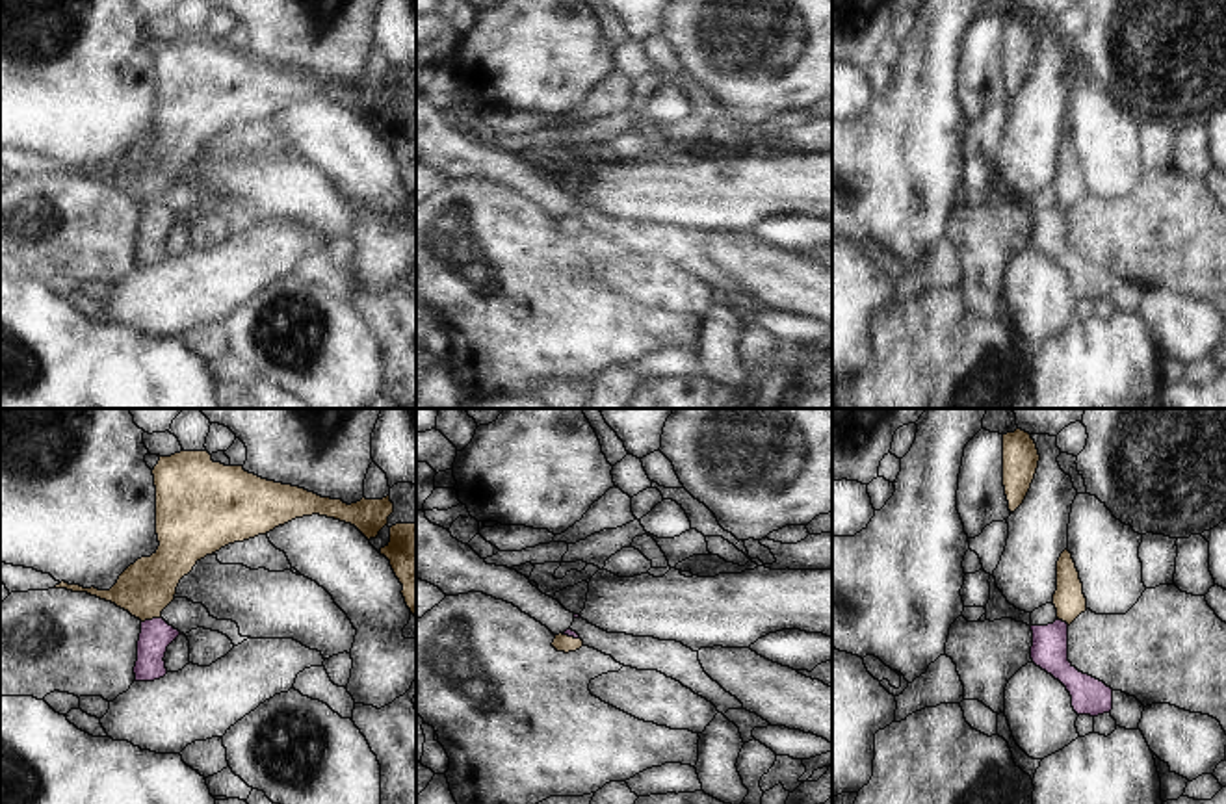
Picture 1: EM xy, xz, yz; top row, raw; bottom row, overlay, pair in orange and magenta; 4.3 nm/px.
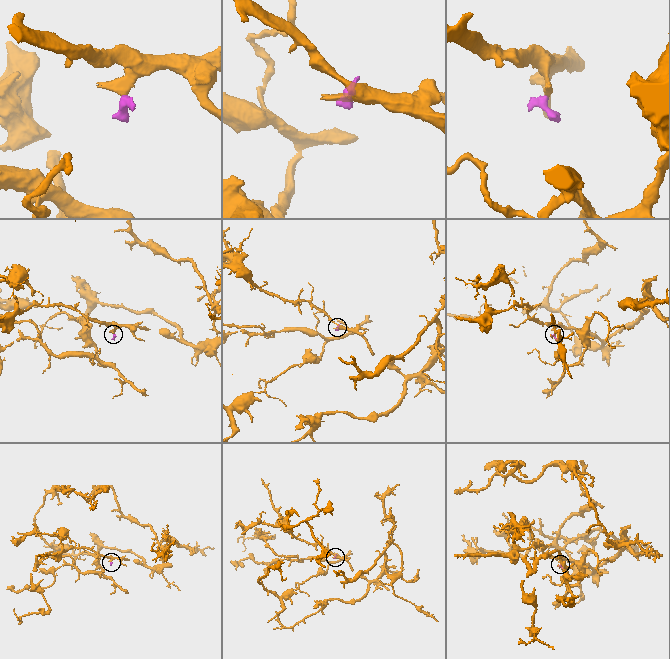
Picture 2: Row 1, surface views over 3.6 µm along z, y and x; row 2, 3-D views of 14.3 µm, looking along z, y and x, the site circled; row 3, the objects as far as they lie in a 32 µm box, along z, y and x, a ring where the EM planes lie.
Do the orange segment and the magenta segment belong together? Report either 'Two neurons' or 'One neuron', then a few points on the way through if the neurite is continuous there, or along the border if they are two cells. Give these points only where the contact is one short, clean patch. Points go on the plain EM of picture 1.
One neuron. Path across: xy (149, 169), (151, 203), (155, 221)

